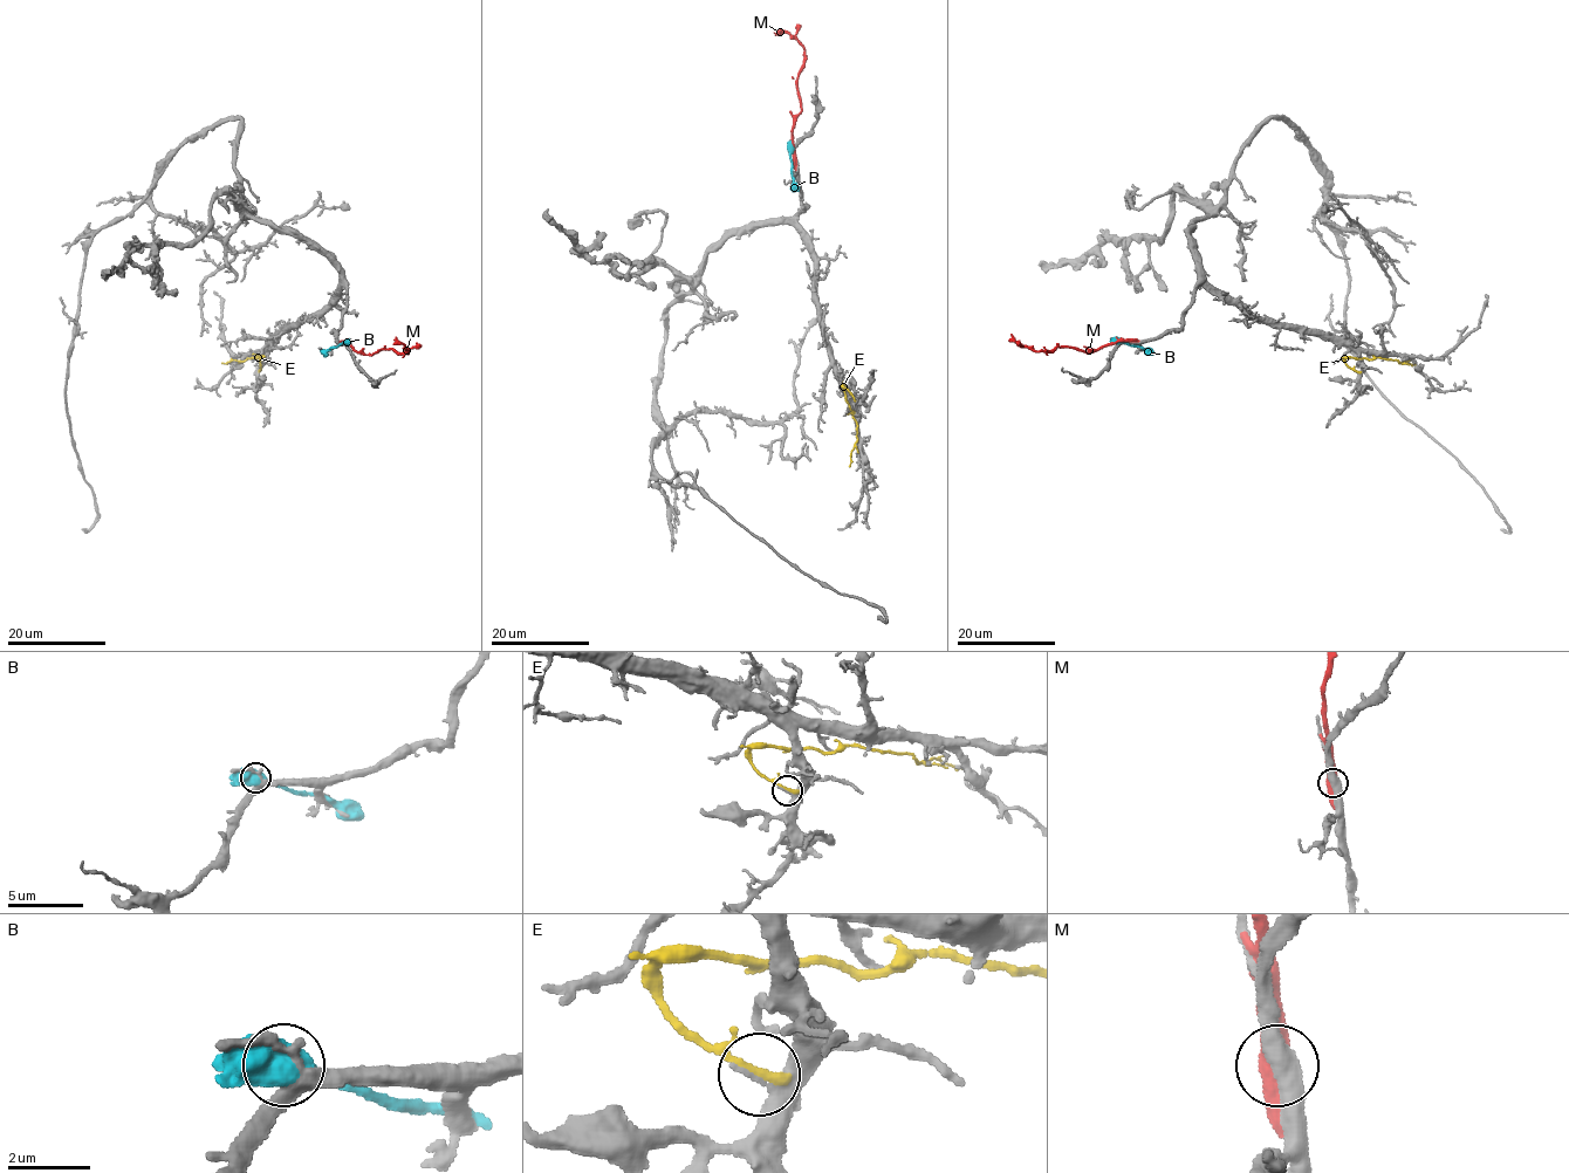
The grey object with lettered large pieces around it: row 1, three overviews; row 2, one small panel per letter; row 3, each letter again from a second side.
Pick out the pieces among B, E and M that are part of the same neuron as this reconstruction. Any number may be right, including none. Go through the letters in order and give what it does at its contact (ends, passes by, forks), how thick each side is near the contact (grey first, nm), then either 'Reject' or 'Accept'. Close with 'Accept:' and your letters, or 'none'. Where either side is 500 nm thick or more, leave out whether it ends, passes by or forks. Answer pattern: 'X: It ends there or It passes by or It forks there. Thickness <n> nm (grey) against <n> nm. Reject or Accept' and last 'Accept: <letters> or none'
B: Thickness 260 nm (grey) against 650 nm. Reject
E: It passes by. Thickness 360 nm (grey) against 170 nm. Reject
M: Thickness 460 nm (grey) against 500 nm. Reject
Accept: none

